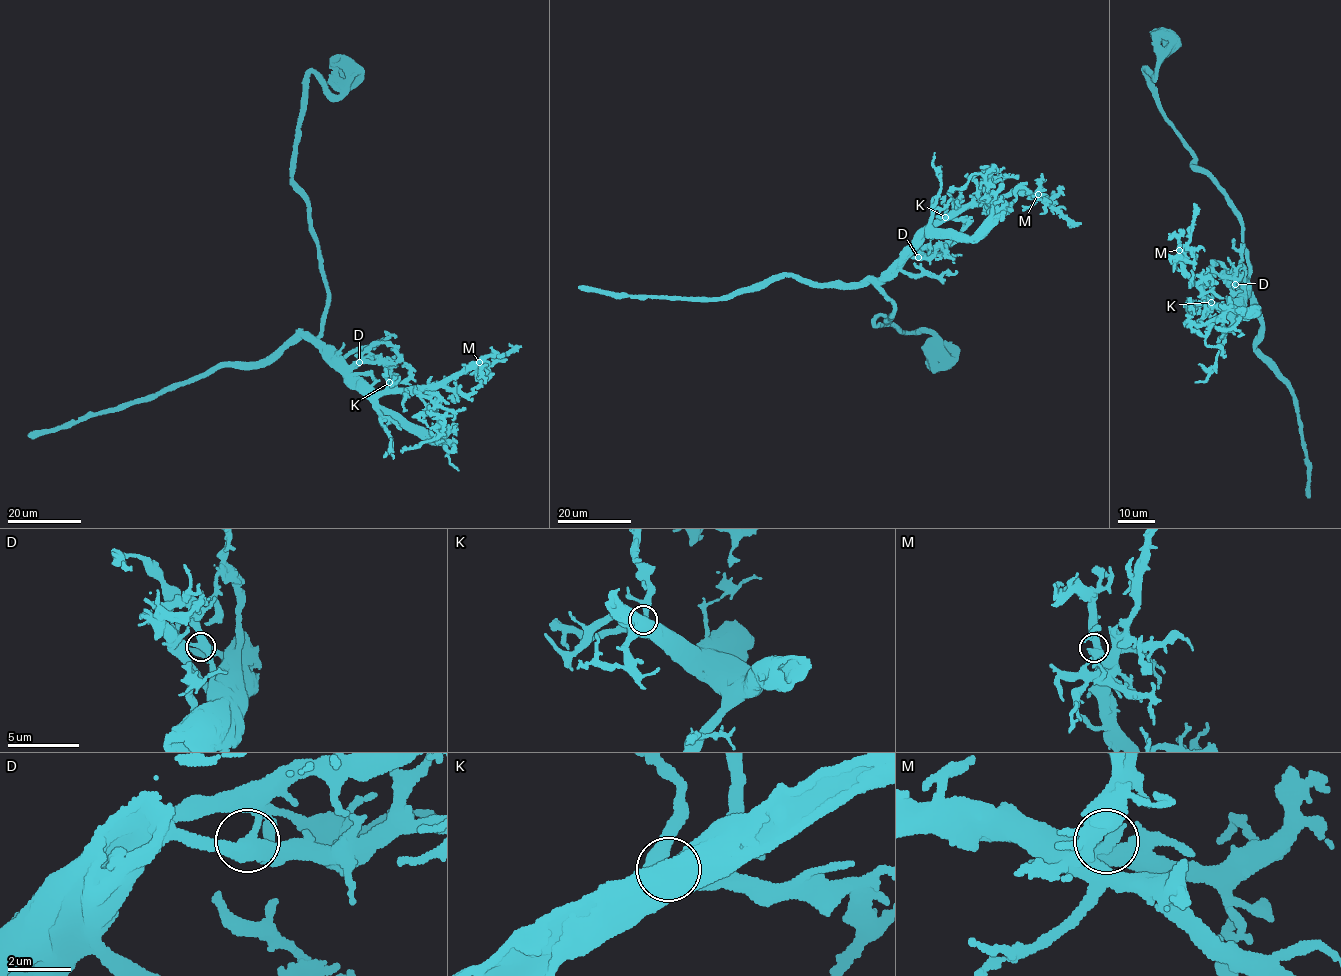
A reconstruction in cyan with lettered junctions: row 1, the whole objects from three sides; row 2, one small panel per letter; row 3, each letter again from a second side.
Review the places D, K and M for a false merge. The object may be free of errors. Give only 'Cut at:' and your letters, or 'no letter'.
Cut at: no letter

